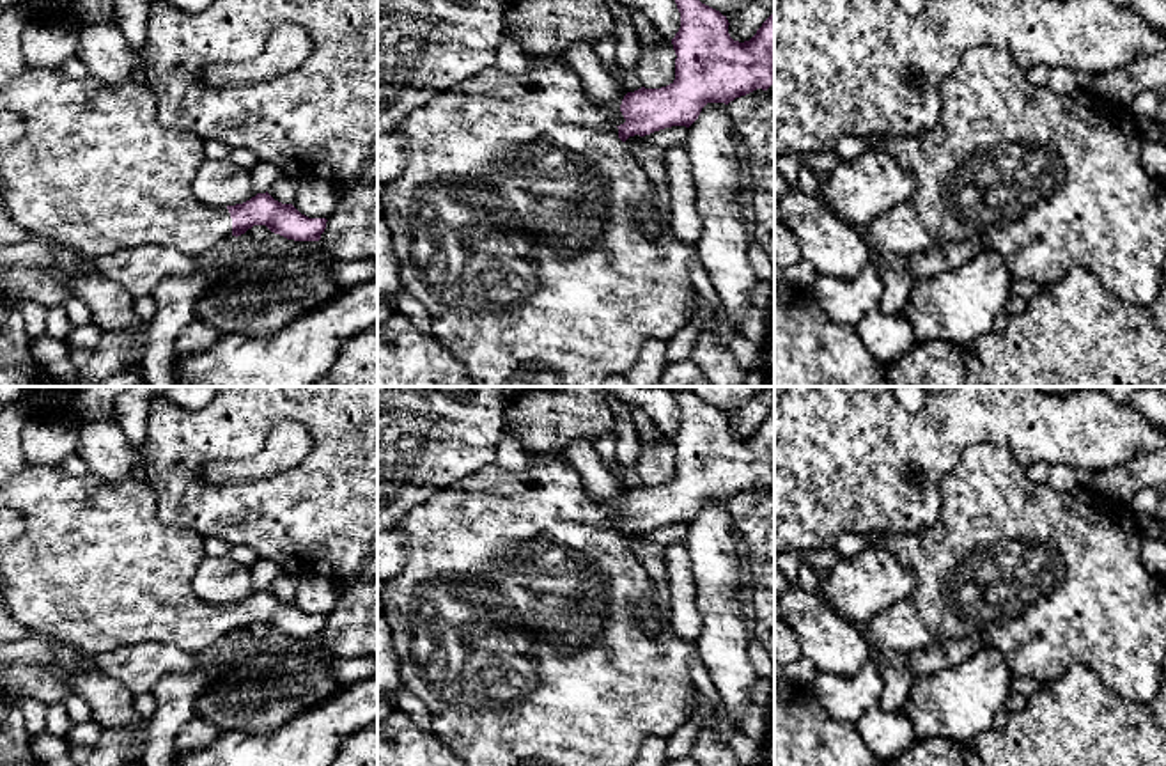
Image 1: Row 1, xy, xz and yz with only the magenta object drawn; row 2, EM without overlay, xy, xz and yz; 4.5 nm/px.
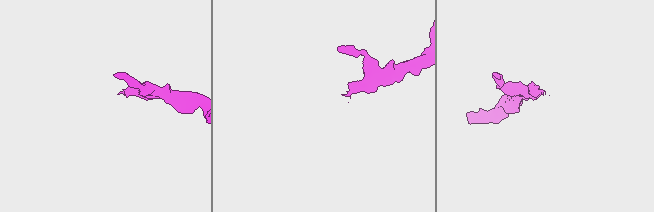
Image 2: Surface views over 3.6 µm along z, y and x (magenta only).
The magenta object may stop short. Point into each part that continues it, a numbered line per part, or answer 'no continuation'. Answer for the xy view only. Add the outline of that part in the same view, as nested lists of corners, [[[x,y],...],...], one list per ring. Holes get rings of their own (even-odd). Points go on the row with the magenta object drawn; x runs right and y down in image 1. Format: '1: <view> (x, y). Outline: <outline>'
1: xy (84, 164). Outline: [[[28,67],[0,90],[0,190],[11,218],[32,236],[85,257],[142,245],[198,257],[232,236],[229,209],[204,206],[193,193],[197,170],[206,160],[200,137],[158,122],[152,90],[138,78],[108,83],[96,76],[74,80],[62,71]]]

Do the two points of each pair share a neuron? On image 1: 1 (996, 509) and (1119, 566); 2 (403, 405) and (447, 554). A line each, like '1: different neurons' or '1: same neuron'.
1: same neuron
2: different neurons

